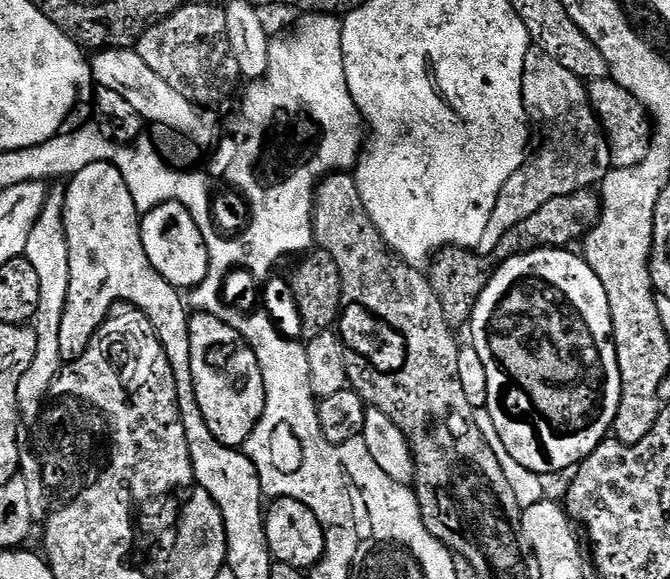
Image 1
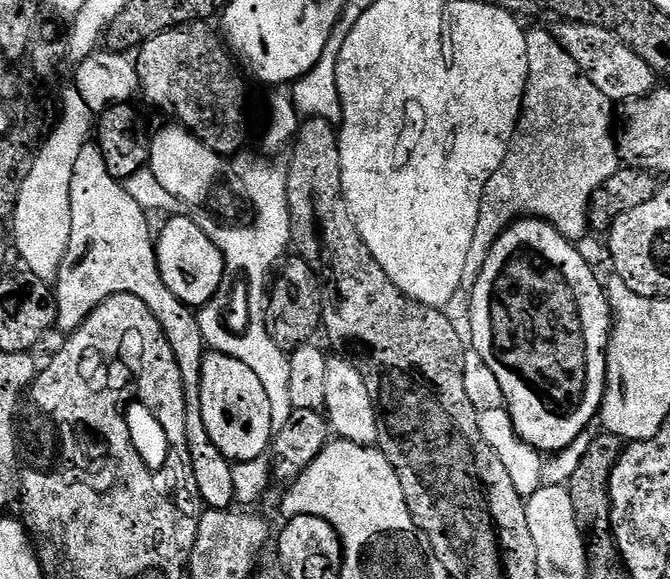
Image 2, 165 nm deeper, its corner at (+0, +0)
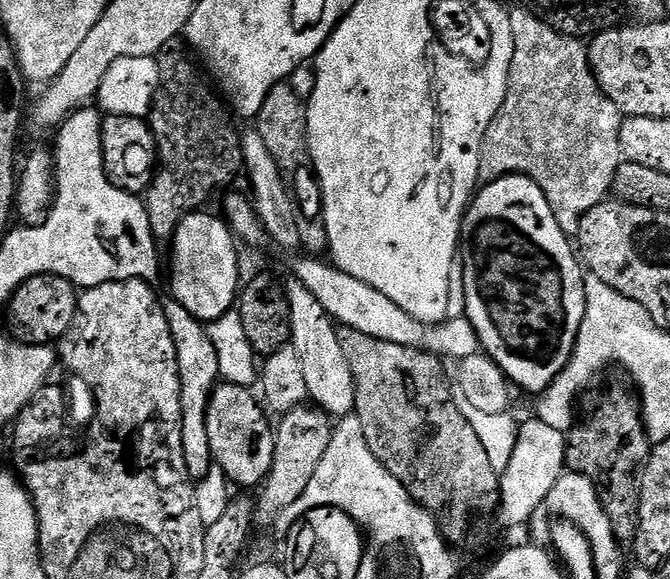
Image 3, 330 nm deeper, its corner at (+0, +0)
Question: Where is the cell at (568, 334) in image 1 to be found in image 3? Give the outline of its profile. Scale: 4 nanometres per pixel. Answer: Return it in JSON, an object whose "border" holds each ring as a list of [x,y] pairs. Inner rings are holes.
{"border":[[[503,176],[497,180],[487,181],[473,195],[472,202],[468,205],[468,211],[464,214],[464,225],[460,227],[460,243],[464,262],[466,315],[478,334],[481,349],[507,374],[509,381],[517,389],[525,388],[526,391],[533,392],[533,394],[544,392],[559,378],[560,371],[572,360],[578,330],[582,326],[582,318],[586,314],[587,298],[584,289],[586,272],[578,259],[578,252],[573,241],[564,233],[562,226],[558,226],[558,218],[554,218],[554,210],[550,210],[550,202],[546,198],[546,194],[542,194],[542,190],[534,181],[525,176]]]}

